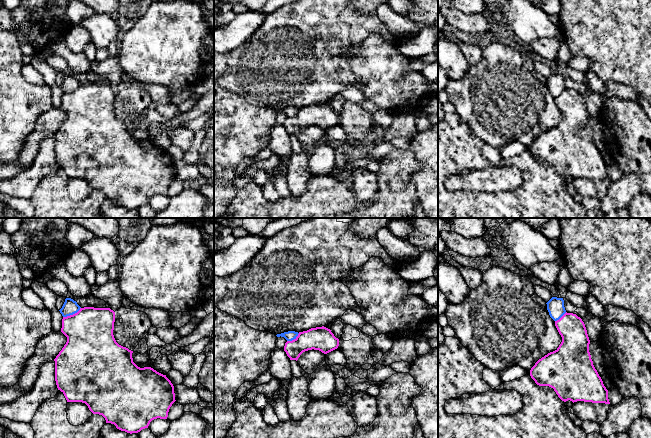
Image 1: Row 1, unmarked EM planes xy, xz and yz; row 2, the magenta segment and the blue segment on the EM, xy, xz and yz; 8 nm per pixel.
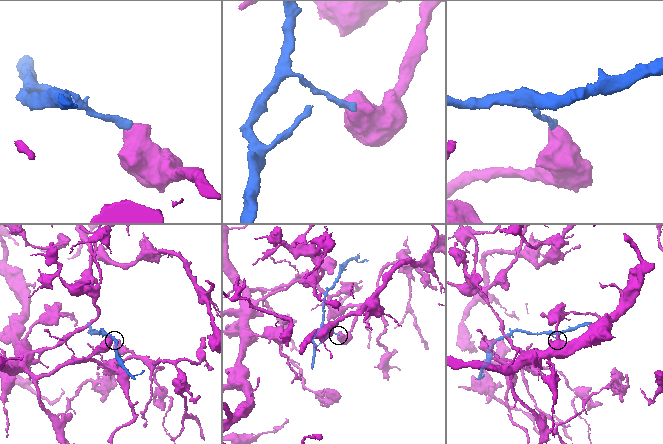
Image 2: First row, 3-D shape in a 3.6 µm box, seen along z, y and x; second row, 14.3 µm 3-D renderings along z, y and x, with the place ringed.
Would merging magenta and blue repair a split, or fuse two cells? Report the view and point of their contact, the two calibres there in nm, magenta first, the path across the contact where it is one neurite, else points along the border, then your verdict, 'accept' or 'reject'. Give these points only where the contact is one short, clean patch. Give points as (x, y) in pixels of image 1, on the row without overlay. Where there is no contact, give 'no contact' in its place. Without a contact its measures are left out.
meets magenta in xy at (73, 90); 380 nm thick on the magenta side, 120 nm on the other; border along xy (80, 83), (76, 88), (63, 93); reject

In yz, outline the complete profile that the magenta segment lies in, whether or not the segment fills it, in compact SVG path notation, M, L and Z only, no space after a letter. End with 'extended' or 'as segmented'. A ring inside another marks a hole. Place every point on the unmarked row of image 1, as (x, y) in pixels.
M565 89L555 102L562 113L559 123L539 135L530 146L530 152L539 162L549 162L566 178L584 177L610 180L608 166L593 141L589 128L590 116L584 98L573 89Z; as segmented

